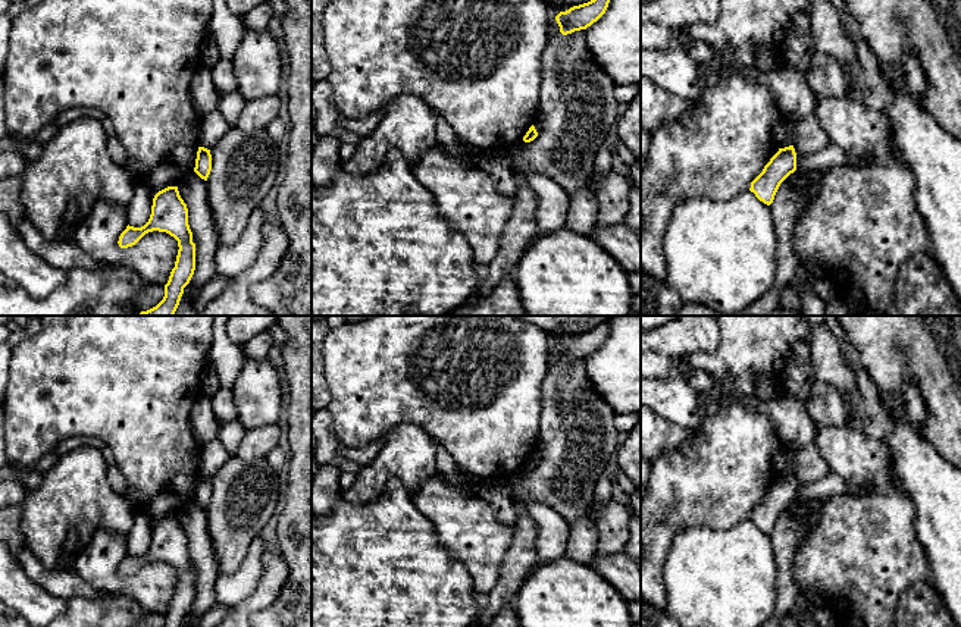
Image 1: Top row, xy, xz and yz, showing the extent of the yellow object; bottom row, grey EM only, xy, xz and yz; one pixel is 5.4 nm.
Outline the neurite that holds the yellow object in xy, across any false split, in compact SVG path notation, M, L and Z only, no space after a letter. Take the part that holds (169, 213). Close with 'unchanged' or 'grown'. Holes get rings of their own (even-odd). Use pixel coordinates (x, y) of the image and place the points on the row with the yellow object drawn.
M168 186L153 198L148 222L141 228L126 226L119 236L119 247L135 245L145 233L166 232L178 241L178 255L169 280L165 285L163 300L153 308L141 311L140 316L173 316L184 288L190 283L195 270L195 244L188 225L188 209L179 195L178 186Z; unchanged

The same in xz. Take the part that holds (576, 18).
M591 0L588 3L573 6L566 12L560 12L555 21L563 35L575 31L586 29L597 22L607 10L610 0Z; unchanged

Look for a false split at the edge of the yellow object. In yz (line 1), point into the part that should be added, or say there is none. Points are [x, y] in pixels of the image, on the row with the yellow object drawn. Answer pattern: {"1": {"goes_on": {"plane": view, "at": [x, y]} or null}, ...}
{"1": {"goes_on": null}}

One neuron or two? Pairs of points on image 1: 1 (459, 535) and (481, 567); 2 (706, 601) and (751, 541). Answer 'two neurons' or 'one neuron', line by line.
1: one neuron
2: one neuron

